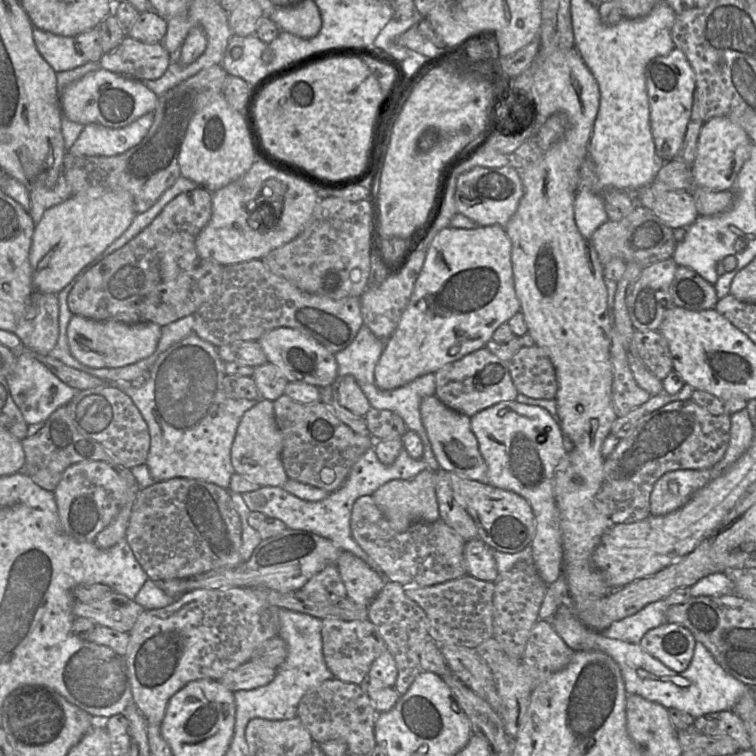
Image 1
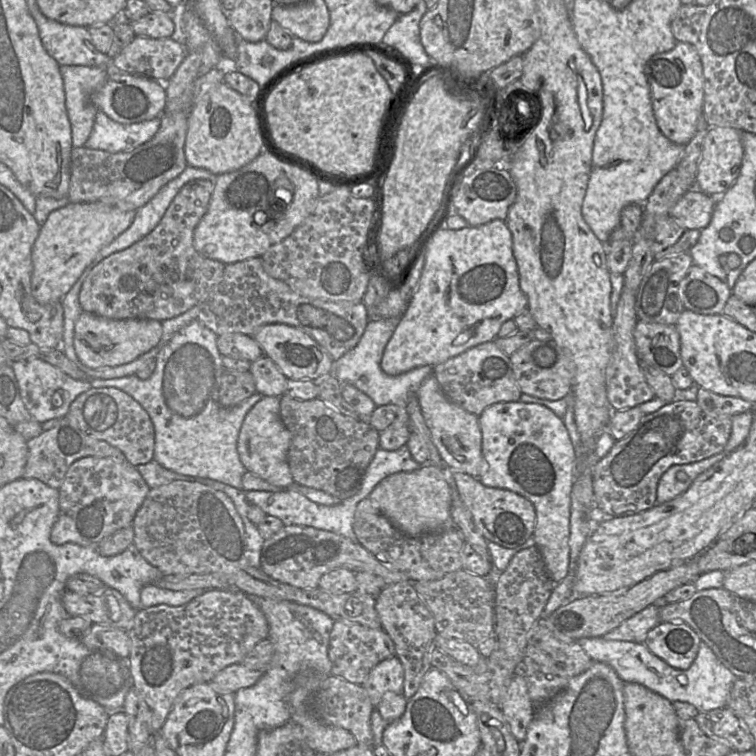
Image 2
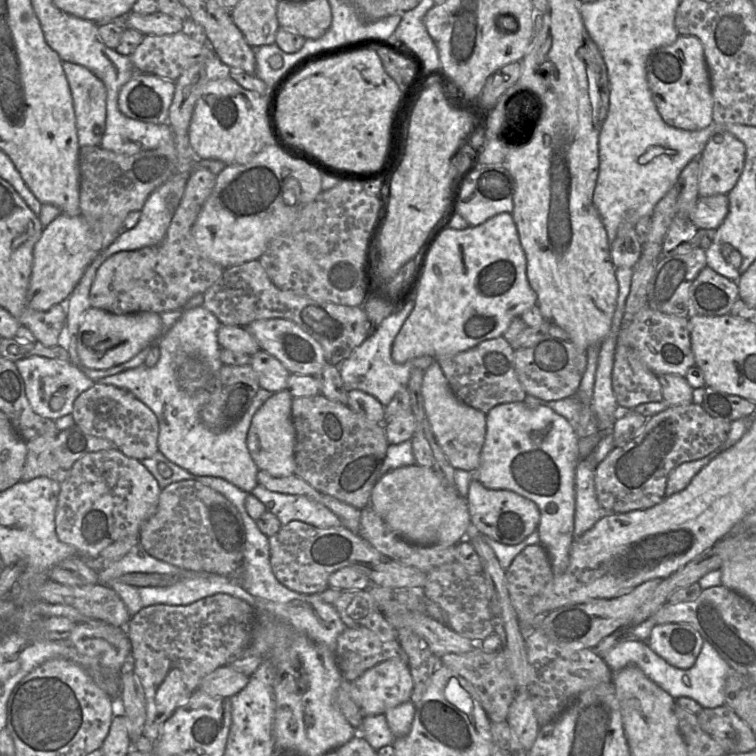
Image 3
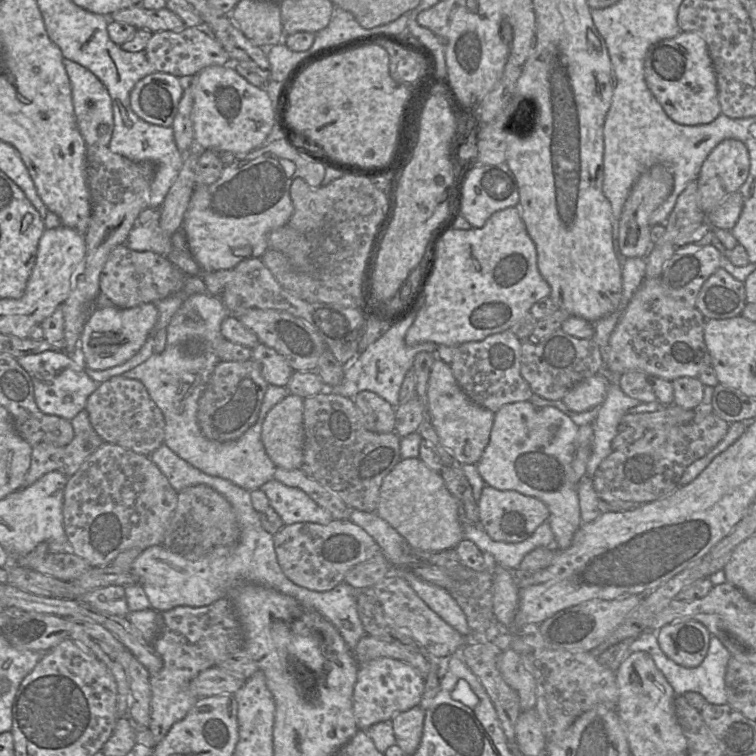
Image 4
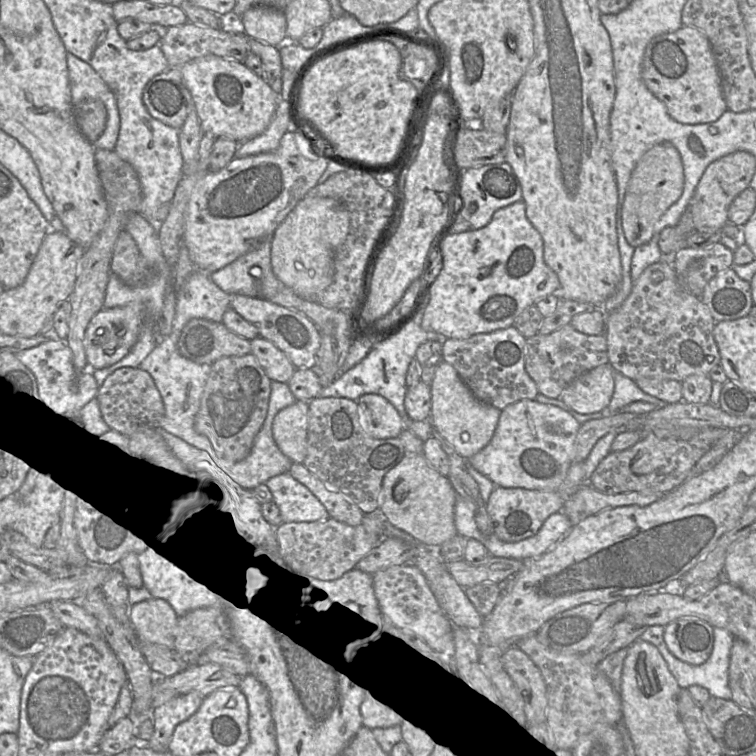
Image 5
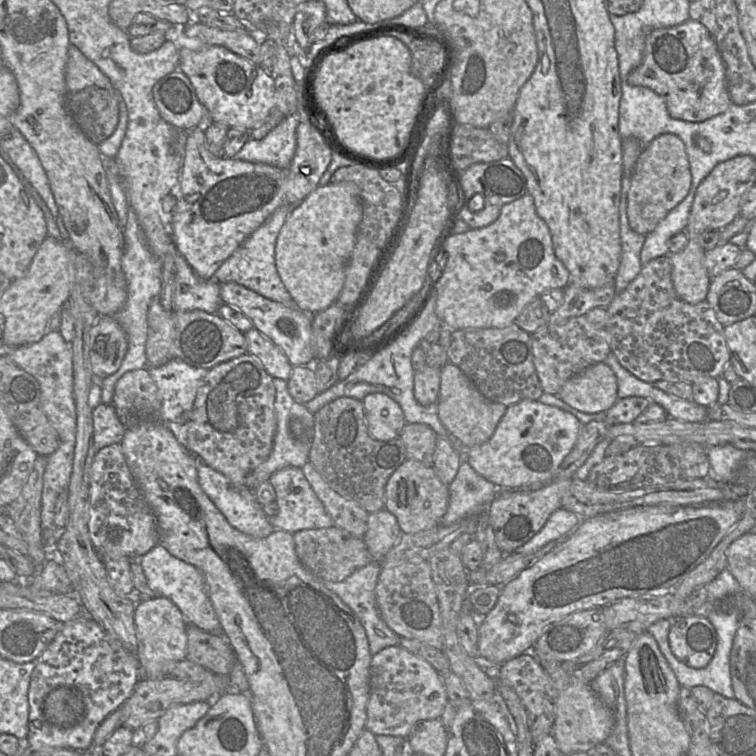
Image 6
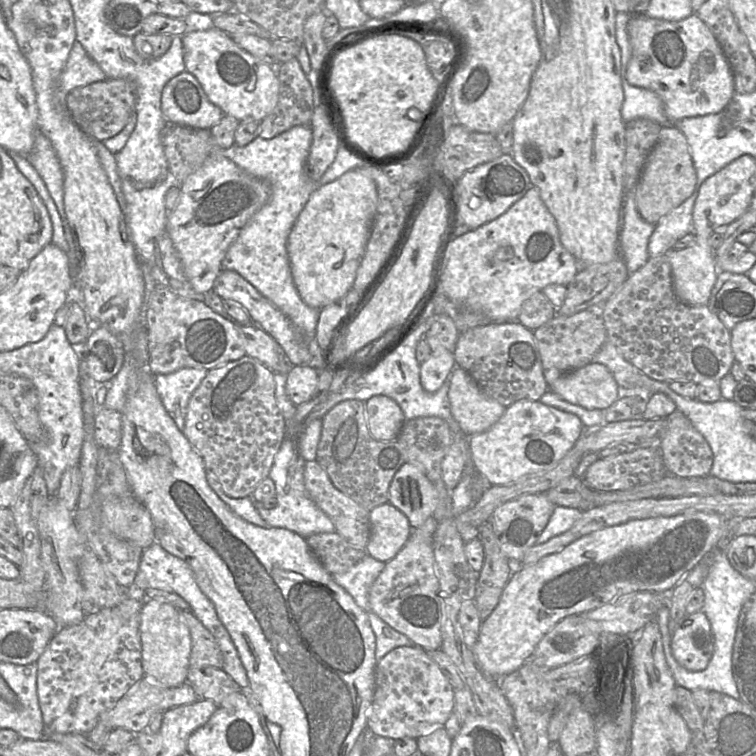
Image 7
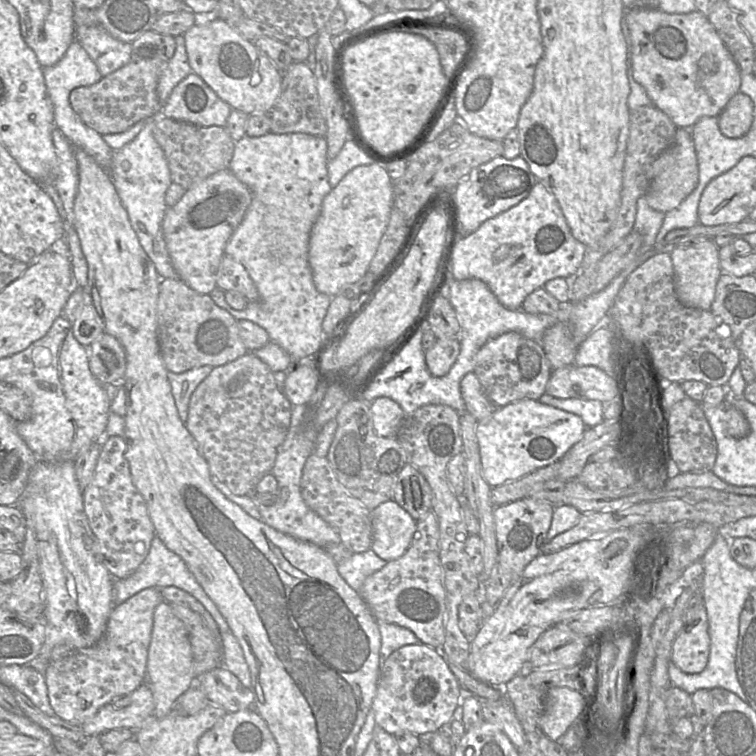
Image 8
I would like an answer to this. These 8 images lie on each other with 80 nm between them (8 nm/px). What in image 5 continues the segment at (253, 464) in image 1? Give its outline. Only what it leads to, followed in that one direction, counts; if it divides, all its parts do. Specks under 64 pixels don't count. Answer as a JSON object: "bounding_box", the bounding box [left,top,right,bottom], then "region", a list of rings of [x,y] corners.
{"bounding_box":[272,400,308,464],"region":[[[296,400],[280,410],[272,424],[272,436],[280,451],[293,464],[304,462],[308,429],[308,402]]]}

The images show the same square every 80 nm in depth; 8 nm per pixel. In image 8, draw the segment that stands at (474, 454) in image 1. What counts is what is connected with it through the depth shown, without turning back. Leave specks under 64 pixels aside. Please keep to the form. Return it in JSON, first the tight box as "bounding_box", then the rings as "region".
{"bounding_box":[460,373,496,422],"region":[[[467,373],[460,383],[461,395],[467,411],[479,422],[490,417],[496,406],[487,398],[477,376]]]}

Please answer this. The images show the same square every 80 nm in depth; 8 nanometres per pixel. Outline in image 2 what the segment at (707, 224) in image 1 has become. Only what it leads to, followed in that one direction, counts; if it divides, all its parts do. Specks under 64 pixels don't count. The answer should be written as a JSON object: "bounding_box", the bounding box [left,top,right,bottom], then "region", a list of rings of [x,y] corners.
{"bounding_box":[689,208,734,281],"region":[[[714,208],[709,224],[701,230],[698,242],[689,250],[689,254],[693,265],[725,281],[727,273],[720,265],[718,257],[733,252],[726,251],[725,245],[728,239],[734,238],[734,232],[727,226],[715,229],[719,219],[723,218],[720,216],[721,208]]]}

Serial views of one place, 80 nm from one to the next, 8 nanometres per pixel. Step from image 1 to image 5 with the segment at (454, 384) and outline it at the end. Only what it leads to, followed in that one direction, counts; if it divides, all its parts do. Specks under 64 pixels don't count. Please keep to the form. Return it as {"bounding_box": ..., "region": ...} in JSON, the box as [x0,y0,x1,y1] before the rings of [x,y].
{"bounding_box":[442,326,536,410],"region":[[[510,326],[466,339],[448,338],[442,345],[442,359],[457,371],[474,397],[499,410],[522,399],[535,400],[536,384],[525,370],[526,338]]]}

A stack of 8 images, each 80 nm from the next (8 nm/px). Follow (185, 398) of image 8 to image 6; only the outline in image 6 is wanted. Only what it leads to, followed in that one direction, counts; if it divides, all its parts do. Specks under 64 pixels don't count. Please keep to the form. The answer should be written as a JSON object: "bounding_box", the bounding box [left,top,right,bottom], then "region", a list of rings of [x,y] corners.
{"bounding_box":[147,359,209,448],"region":[[[172,359],[158,367],[147,366],[160,394],[160,423],[174,435],[178,443],[187,448],[187,434],[190,416],[197,390],[207,376],[209,369],[194,367],[180,359]]]}

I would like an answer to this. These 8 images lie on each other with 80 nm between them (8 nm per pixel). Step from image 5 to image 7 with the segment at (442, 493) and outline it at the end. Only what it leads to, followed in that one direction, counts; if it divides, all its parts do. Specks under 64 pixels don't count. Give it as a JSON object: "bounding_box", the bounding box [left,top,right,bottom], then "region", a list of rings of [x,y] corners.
{"bounding_box":[388,462,438,528],"region":[[[406,462],[391,481],[388,503],[408,518],[412,528],[417,528],[433,516],[438,493],[418,465]]]}

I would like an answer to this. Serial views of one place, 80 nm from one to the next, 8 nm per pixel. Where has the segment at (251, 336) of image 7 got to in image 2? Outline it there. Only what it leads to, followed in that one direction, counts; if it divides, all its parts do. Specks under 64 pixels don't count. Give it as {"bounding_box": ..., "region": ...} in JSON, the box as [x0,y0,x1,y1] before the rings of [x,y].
{"bounding_box":[250,355,288,397],"region":[[[262,355],[252,362],[250,372],[254,378],[256,392],[262,396],[281,397],[285,394],[288,379],[268,356]]]}

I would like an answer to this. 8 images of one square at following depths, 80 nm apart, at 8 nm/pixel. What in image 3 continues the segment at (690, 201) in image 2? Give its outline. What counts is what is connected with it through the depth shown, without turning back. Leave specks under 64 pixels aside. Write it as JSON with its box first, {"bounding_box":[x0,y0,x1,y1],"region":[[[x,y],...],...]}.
{"bounding_box":[689,195,728,230],"region":[[[727,195],[700,197],[689,219],[698,229],[716,230],[724,221],[728,209]]]}

